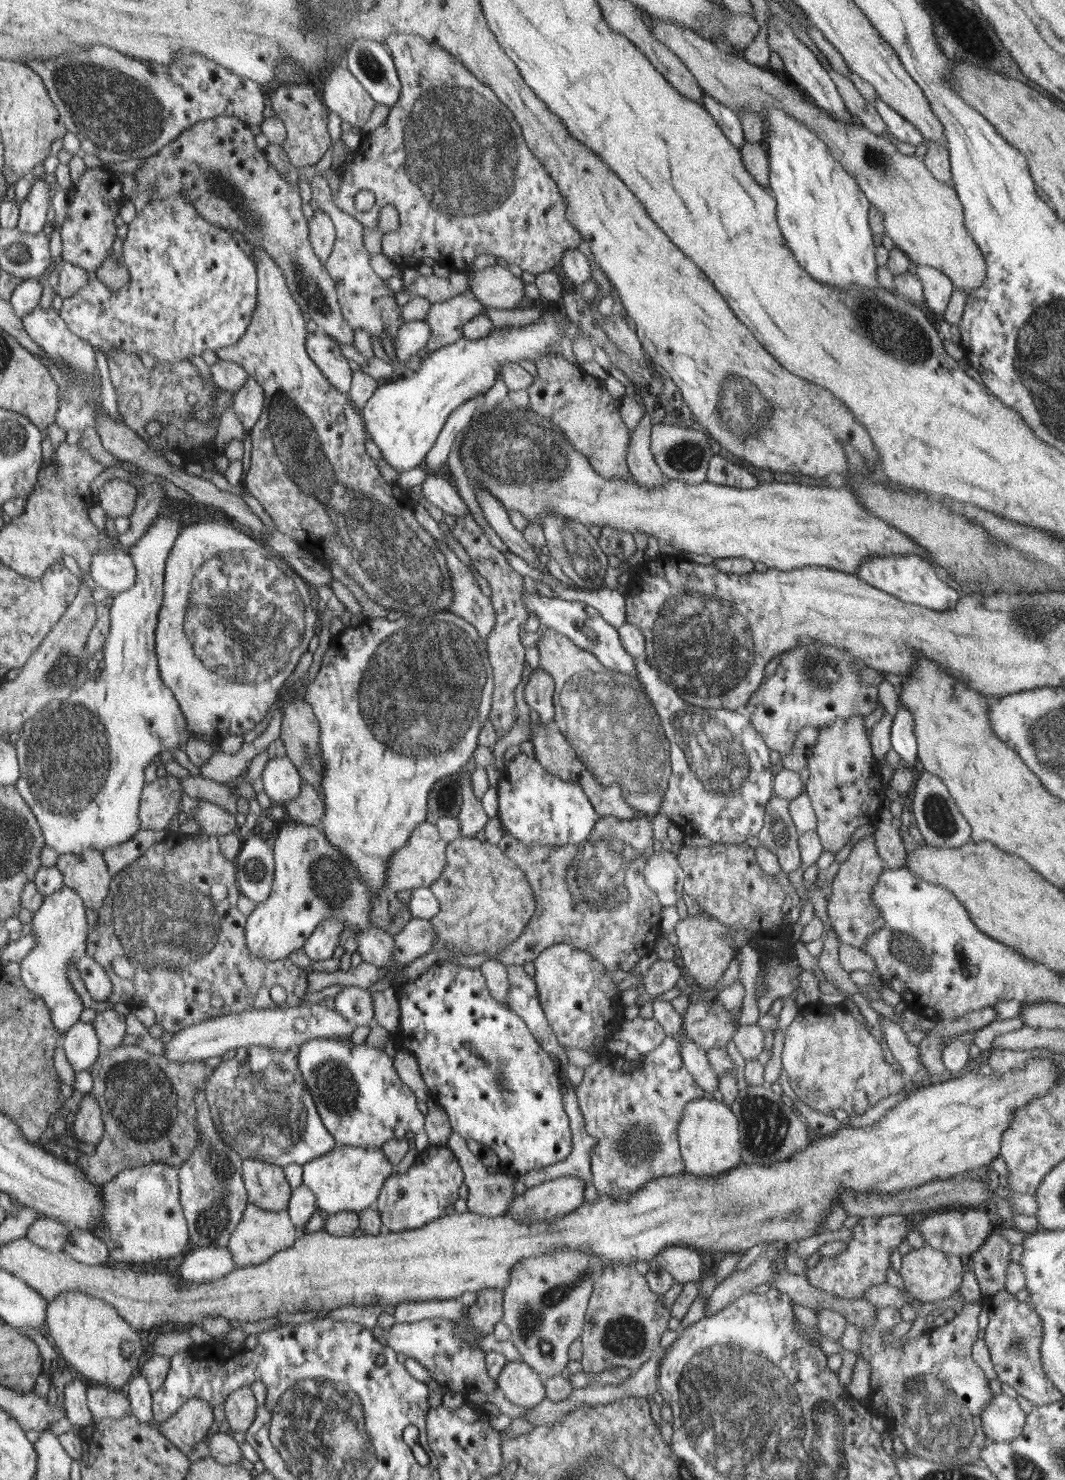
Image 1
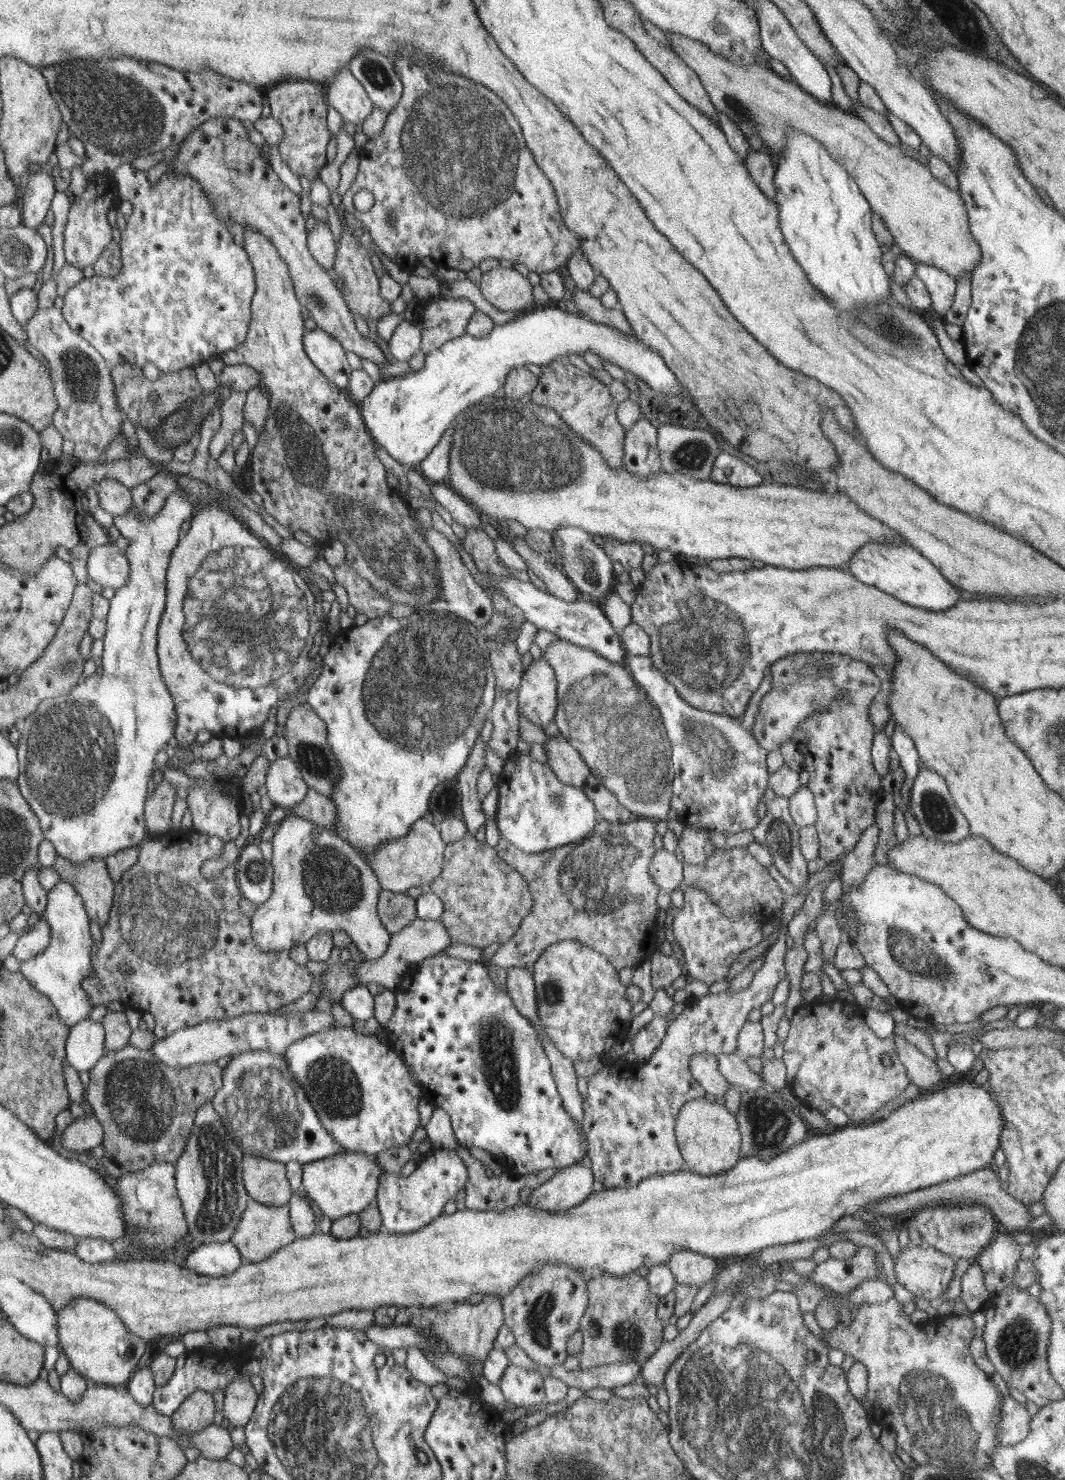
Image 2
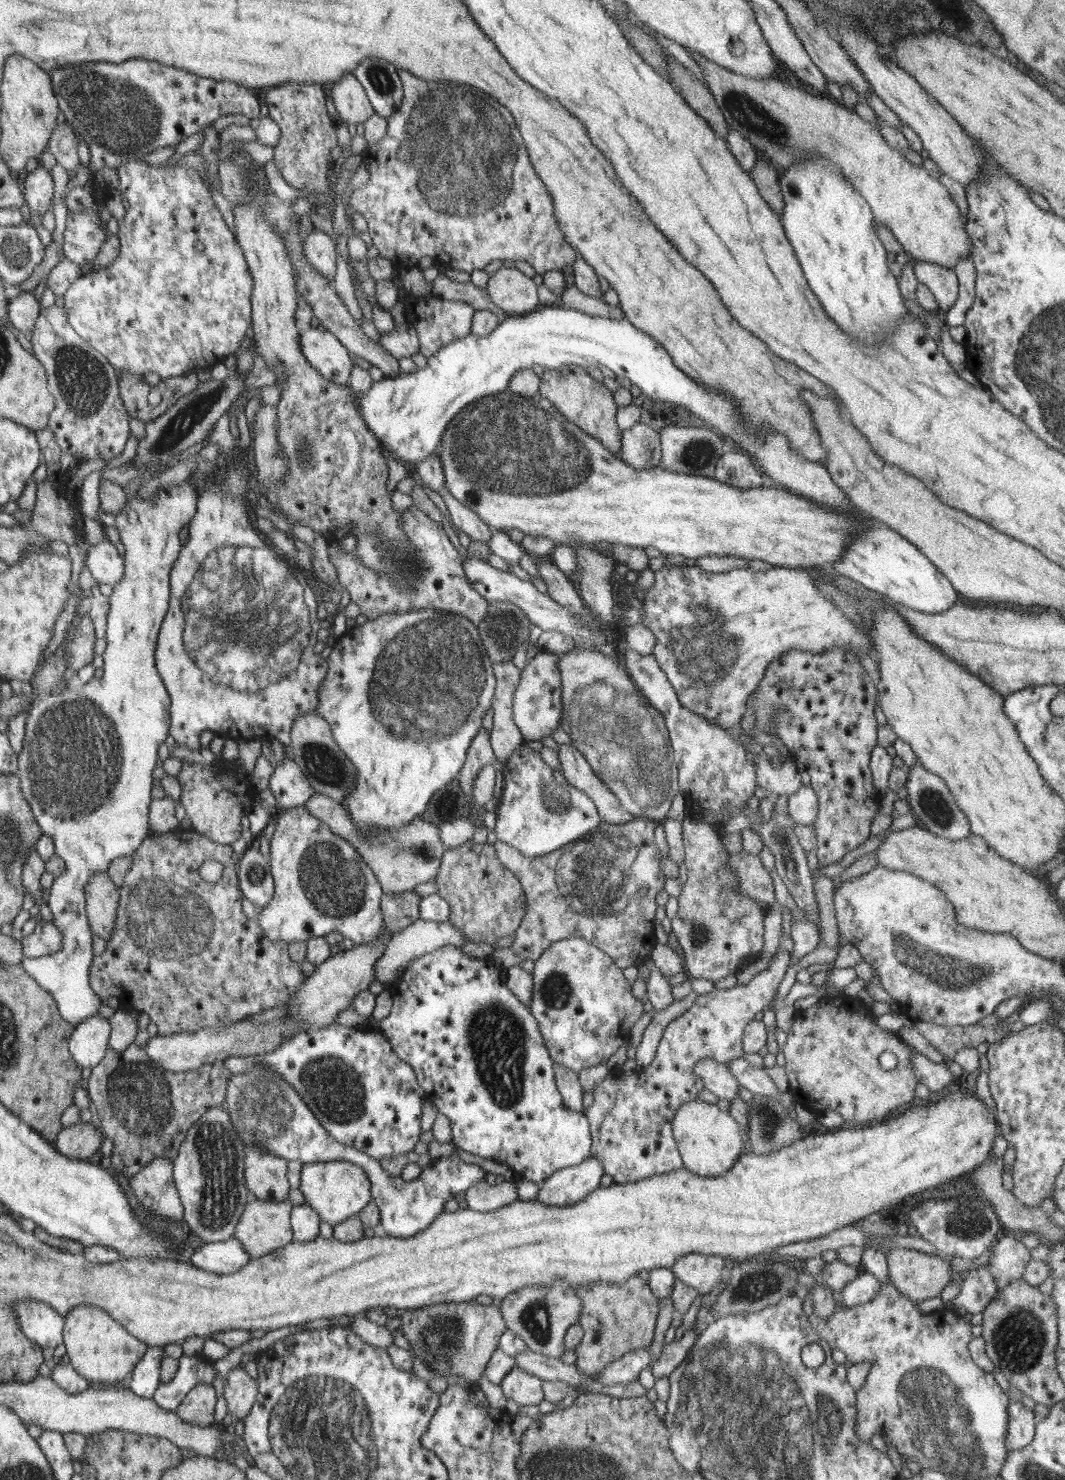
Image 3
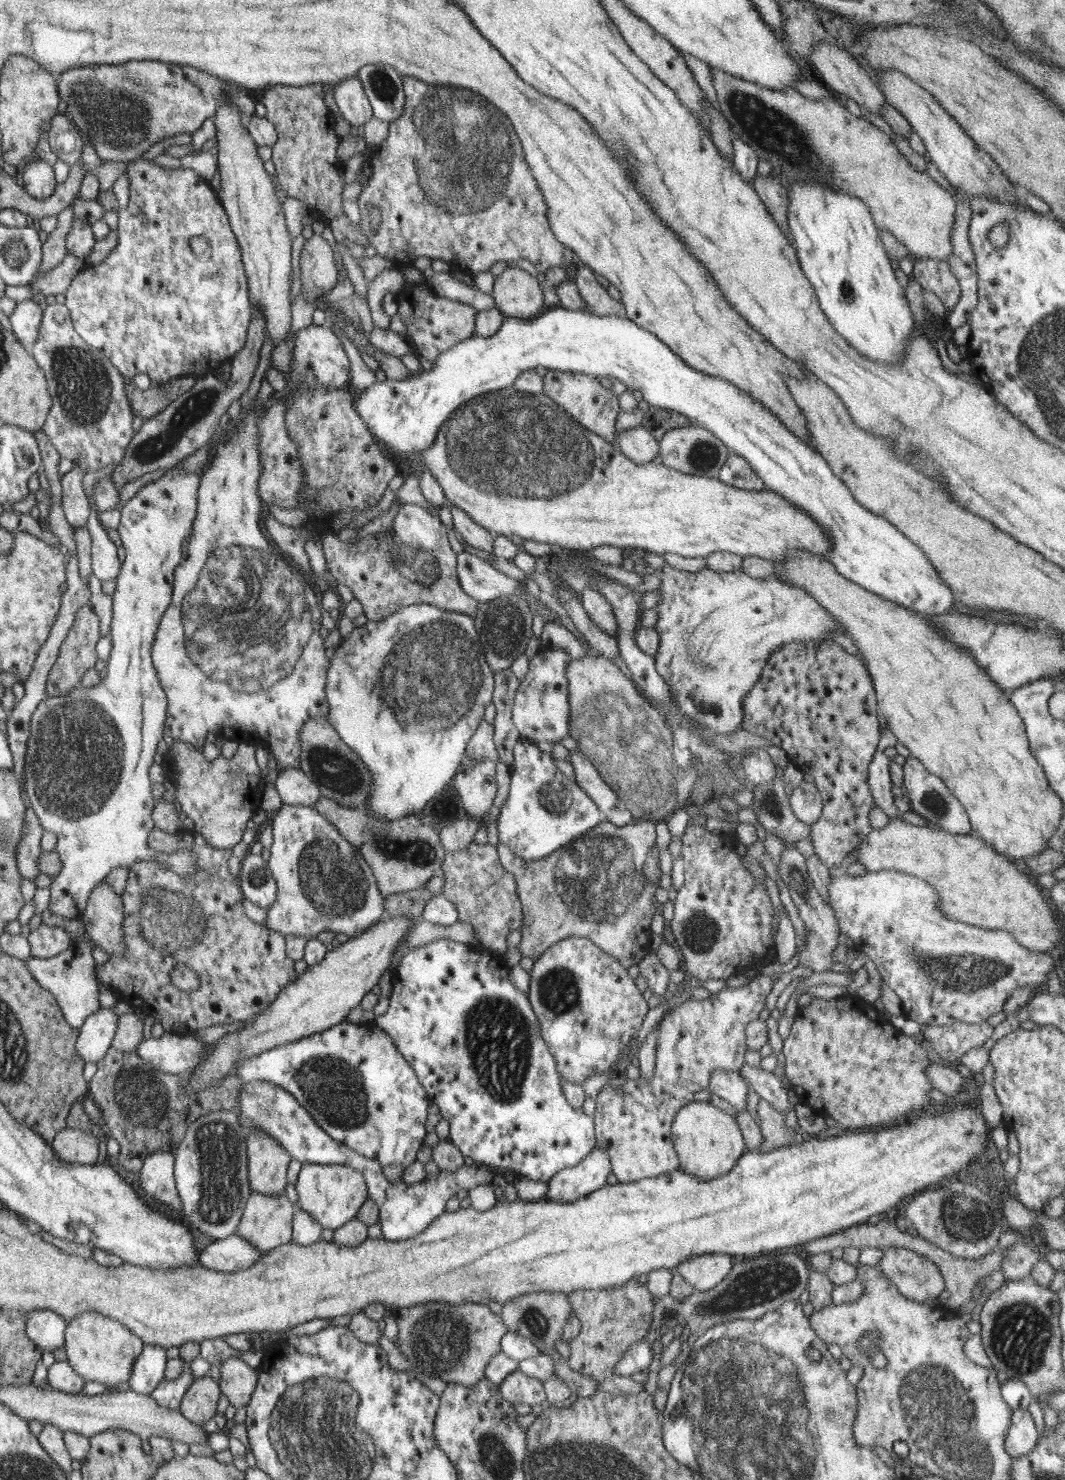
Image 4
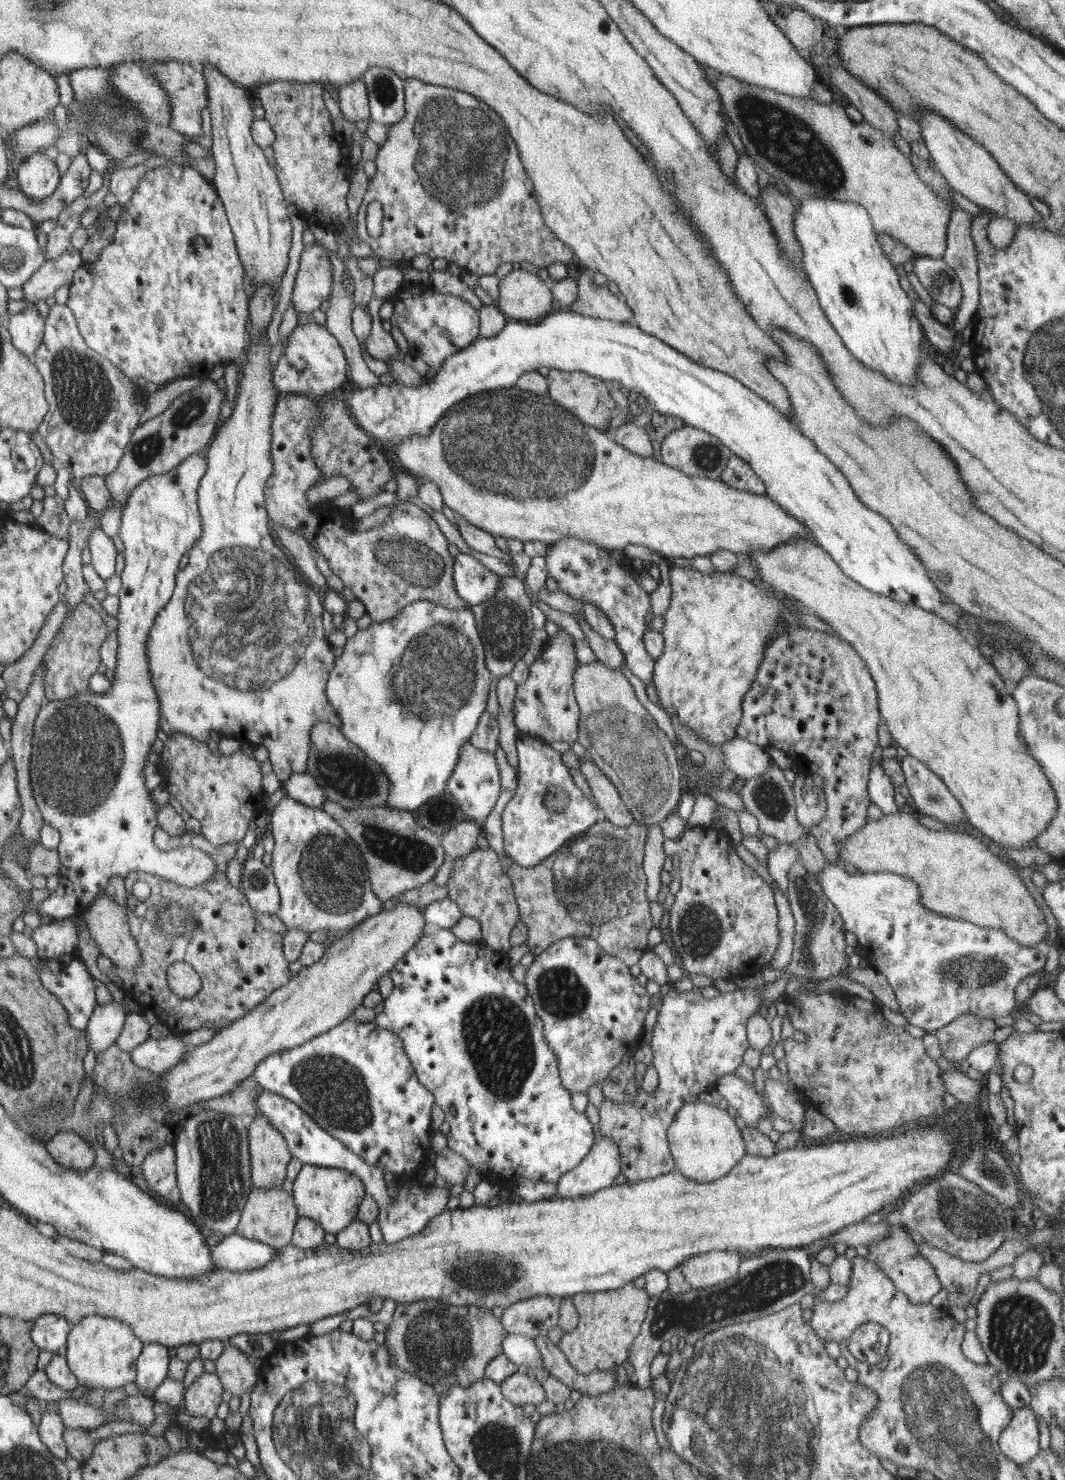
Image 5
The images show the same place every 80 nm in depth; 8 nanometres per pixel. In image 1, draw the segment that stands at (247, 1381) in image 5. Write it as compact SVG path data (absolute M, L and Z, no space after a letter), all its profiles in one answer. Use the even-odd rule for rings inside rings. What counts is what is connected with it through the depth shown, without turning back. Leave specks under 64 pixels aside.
M244 1386L227 1398L224 1403L225 1418L230 1424L230 1429L236 1432L246 1432L255 1421L256 1400L252 1390Z

